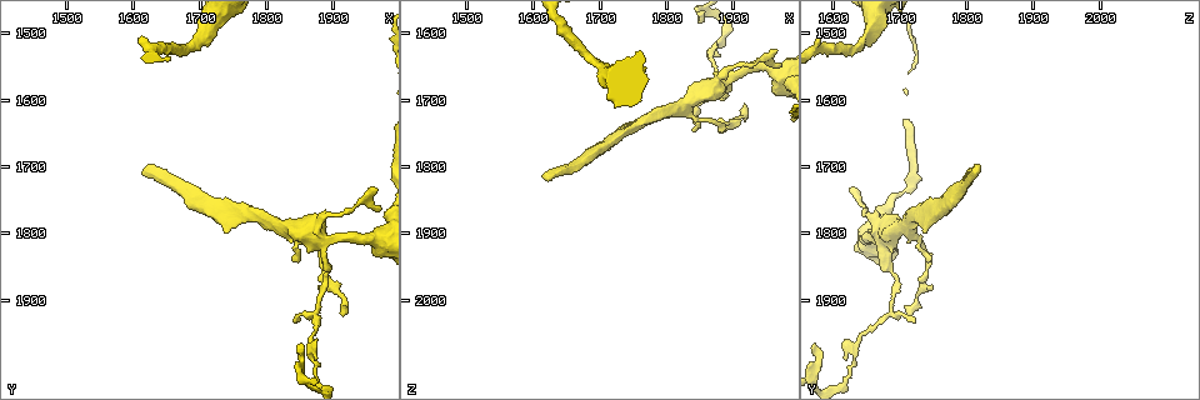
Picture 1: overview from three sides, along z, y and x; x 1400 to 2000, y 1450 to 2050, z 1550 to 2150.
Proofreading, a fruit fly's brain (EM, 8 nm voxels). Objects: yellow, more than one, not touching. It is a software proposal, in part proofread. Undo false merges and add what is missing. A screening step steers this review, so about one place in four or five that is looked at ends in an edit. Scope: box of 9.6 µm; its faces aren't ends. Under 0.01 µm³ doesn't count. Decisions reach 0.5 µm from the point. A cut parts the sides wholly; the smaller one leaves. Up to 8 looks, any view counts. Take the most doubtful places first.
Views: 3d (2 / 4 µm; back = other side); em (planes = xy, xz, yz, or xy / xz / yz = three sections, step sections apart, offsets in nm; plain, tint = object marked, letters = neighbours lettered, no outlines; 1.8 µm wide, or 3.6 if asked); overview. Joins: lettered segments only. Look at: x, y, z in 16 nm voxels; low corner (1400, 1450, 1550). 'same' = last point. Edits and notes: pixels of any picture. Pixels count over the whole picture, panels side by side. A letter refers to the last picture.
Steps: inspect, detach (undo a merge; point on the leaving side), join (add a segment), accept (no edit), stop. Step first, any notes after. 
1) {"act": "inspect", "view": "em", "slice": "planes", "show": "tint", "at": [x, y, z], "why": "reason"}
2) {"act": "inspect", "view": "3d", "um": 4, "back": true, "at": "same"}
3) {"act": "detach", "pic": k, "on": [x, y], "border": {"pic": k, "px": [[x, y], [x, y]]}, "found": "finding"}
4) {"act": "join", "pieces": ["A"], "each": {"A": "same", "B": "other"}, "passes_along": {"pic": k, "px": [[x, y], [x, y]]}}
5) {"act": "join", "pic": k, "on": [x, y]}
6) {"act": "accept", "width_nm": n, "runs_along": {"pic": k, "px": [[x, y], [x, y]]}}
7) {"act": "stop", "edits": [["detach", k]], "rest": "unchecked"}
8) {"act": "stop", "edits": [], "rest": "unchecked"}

{"act": "inspect", "view": "em", "slice": "xy", "step": 8, "show": "plain", "at": [1625, 1700, 1815], "why": "branch stops here"}

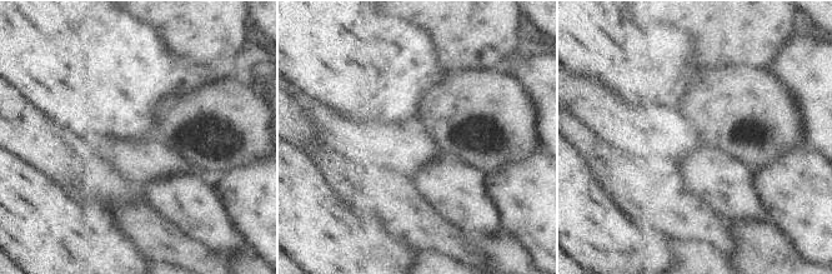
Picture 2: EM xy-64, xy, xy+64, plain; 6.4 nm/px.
{"act": "inspect", "view": "em", "slice": "xy", "step": 8, "show": "letters", "at": "same", "why": "what lies round it"}

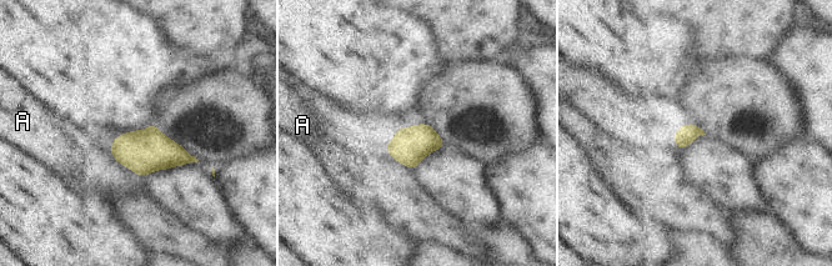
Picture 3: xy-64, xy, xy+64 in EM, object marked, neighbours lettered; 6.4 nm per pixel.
{"act": "accept", "each": {"A": "other"}, "found": "none of them fits"}

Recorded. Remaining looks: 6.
{"act": "inspect", "view": "em", "slice": "xy", "step": 8, "show": "tint", "at": [1880, 1810, 1670], "why": "looks like a crossing"}

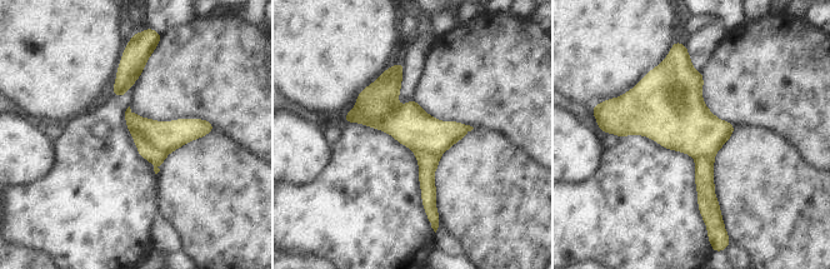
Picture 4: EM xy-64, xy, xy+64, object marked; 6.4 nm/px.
{"act": "inspect", "view": "em", "slice": "planes", "show": "letters", "at": "same"}

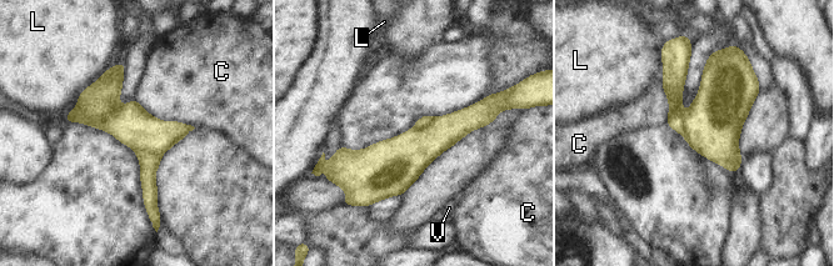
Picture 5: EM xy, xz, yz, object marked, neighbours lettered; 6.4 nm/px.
{"act": "detach", "pic": 5, "on": [149, 162], "each": {"C": "other", "L": "other", "V": "other"}, "part_leaving": {"pic": 5, "px": [[680, 63], [680, 130]]}, "found": "two neurons meet here"}

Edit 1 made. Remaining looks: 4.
{"act": "stop", "edits": [["detach", 5]], "rest": "unchecked"}

